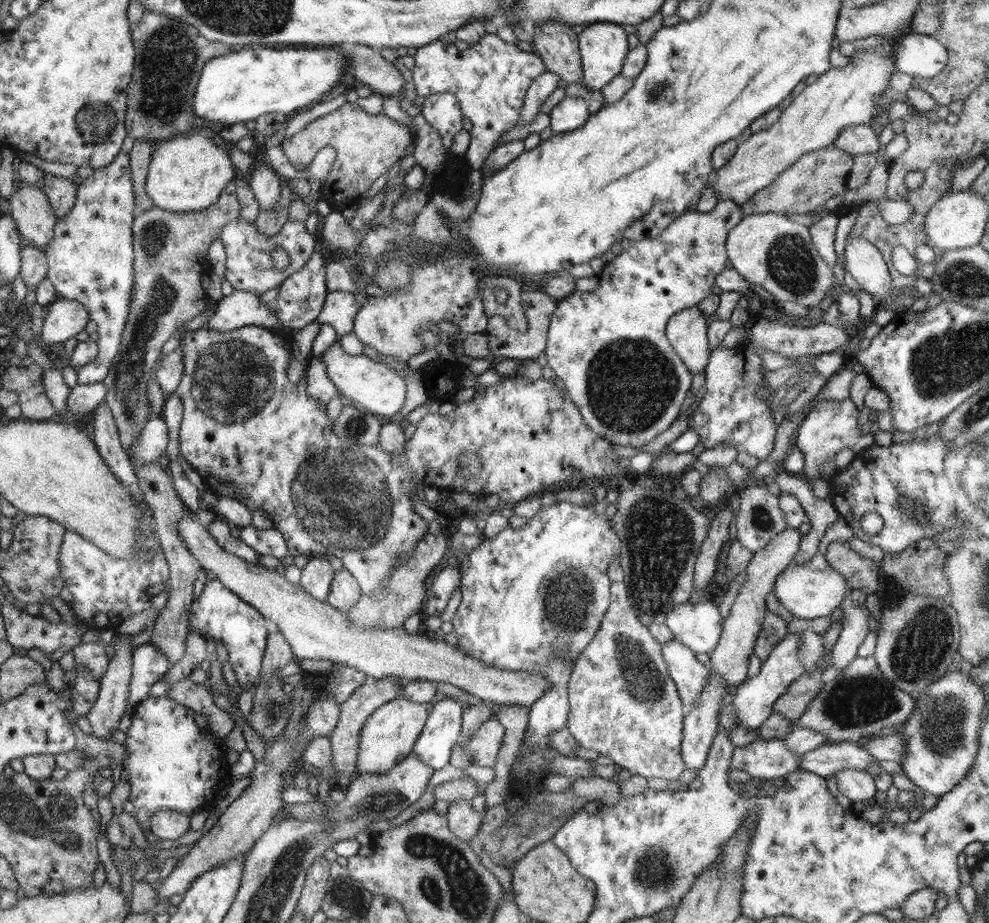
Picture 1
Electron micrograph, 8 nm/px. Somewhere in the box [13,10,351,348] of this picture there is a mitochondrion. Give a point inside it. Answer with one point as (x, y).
(164, 64)

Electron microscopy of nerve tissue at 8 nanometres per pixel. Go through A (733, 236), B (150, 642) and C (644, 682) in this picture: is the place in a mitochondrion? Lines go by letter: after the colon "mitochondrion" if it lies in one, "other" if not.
A: other
B: other
C: mitochondrion

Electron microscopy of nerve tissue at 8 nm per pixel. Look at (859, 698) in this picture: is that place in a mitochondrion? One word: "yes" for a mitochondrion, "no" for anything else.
yes

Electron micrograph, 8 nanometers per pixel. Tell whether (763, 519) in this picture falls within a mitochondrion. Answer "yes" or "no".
yes

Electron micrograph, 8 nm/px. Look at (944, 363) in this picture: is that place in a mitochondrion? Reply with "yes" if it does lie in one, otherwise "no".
yes

